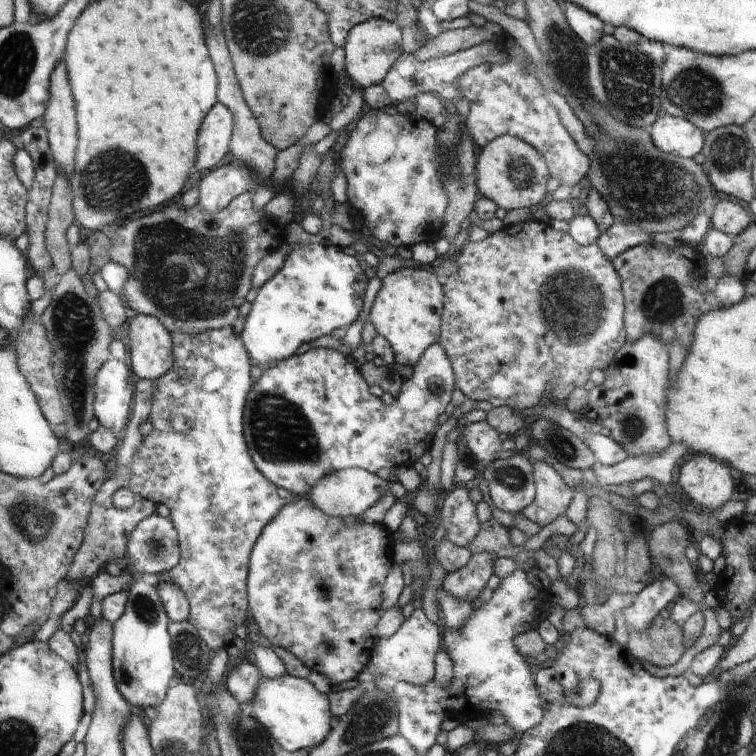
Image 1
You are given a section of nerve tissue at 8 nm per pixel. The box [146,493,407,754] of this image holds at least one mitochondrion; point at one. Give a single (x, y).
(374, 717)

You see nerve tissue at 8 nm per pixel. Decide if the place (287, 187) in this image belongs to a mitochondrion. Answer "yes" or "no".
no

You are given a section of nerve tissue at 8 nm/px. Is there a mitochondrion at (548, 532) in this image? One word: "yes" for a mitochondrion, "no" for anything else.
no

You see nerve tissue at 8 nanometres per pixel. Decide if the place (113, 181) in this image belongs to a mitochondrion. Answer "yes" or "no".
yes

